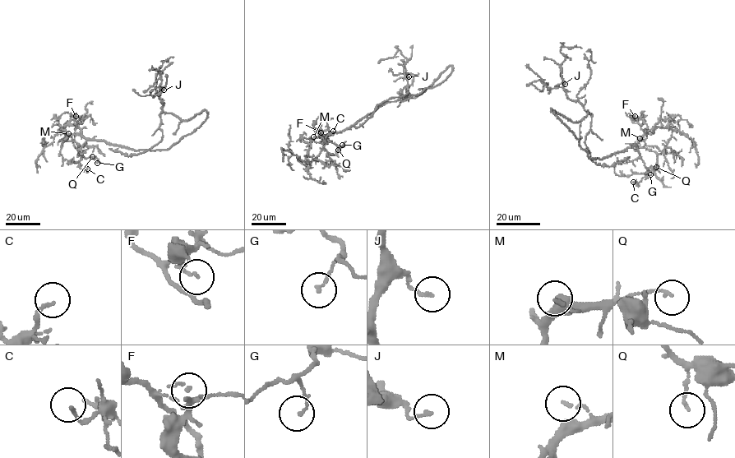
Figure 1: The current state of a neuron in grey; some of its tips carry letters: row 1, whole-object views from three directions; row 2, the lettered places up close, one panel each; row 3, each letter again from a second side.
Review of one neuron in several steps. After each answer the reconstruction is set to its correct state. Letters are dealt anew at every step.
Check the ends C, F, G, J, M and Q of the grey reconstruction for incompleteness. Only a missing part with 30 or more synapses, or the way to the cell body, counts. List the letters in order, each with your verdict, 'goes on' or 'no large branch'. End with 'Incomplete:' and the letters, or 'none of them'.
C: no large branch
F: no large branch
G: no large branch
J: no large branch
M: goes on
Q: no large branch
Incomplete: M

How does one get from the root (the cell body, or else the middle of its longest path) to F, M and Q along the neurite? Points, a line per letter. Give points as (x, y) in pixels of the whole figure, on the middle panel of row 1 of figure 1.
F: (420, 92), (408, 99), (380, 105), (353, 125), (330, 133), (325, 141), (321, 132)
M: (420, 92), (404, 100), (385, 102), (341, 131), (313, 136)
Q: (420, 92), (404, 100), (385, 102), (353, 125), (325, 138), (335, 144), (338, 150)

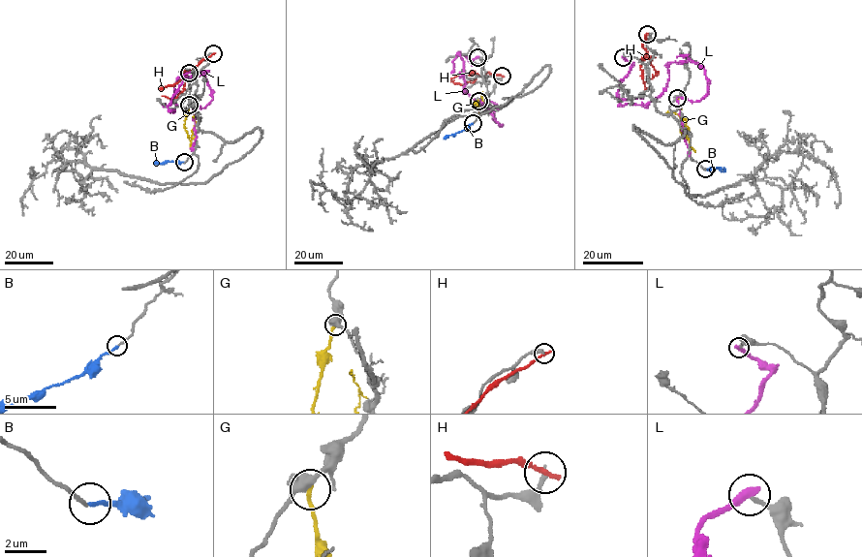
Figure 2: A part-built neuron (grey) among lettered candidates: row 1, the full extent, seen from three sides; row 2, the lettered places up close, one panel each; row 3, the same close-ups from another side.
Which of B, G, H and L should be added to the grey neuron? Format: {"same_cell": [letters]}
{"same_cell": ["B"]}

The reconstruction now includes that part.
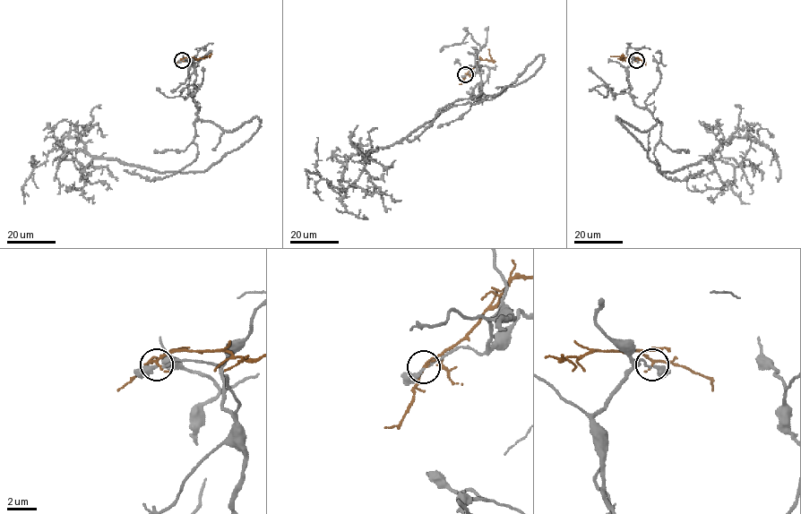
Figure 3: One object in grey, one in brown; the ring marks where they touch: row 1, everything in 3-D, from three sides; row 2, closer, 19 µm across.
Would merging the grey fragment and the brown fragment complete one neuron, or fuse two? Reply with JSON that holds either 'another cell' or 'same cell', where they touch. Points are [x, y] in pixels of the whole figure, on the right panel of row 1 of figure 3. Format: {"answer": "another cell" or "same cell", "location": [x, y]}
{"answer": "another cell", "location": [636, 60]}

